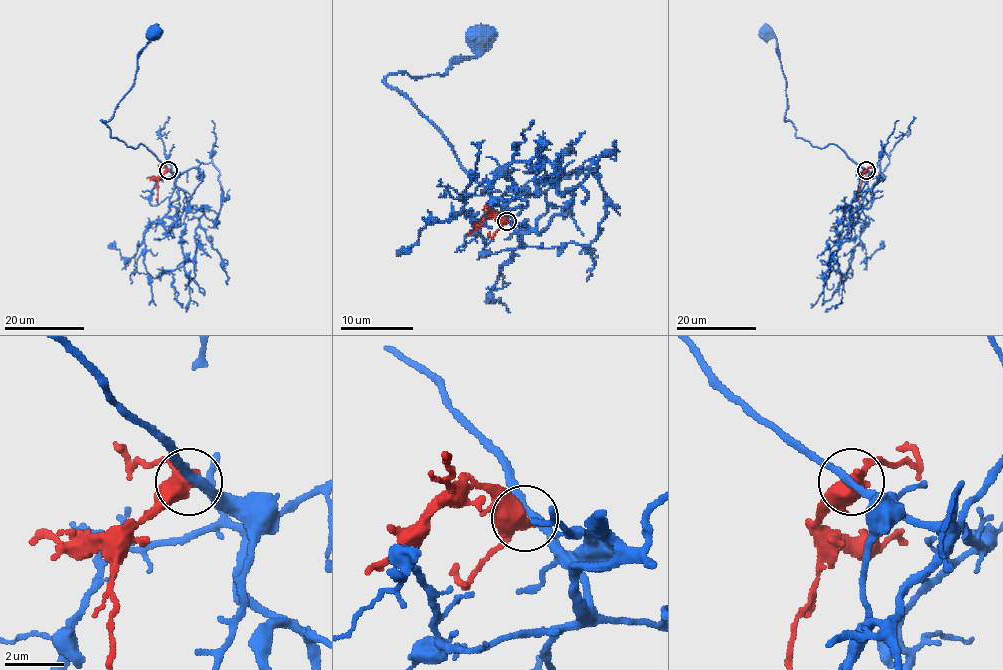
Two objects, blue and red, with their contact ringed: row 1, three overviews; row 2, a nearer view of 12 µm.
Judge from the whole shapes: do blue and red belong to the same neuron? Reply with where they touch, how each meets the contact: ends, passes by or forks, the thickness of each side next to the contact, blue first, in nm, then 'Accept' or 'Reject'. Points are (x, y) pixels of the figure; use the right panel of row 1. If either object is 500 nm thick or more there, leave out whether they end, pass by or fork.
Place: (866, 170). At the ring blue passes by. At the ring red passes by. Thickness 260 nm (blue) against 480 nm. Reject

